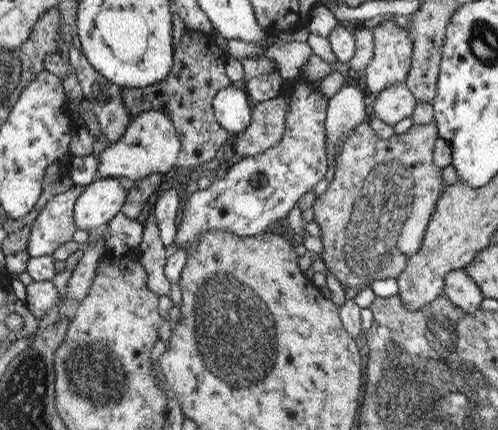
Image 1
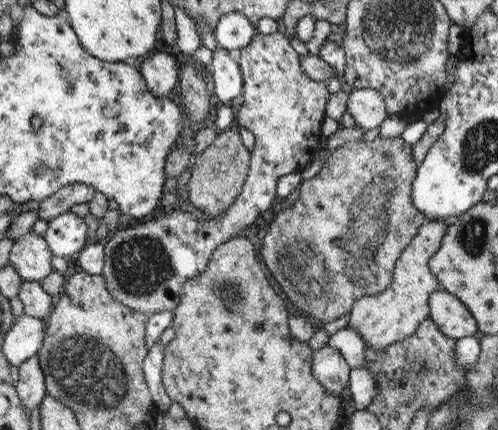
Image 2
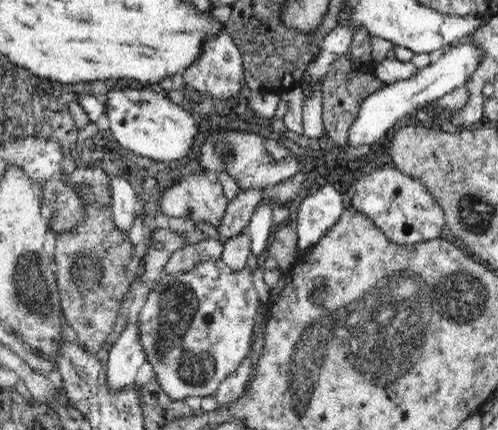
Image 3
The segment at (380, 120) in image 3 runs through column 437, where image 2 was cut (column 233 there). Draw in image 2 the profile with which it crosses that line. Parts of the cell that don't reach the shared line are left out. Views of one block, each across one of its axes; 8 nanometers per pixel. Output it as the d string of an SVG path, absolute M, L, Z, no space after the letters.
M213 50L213 62L209 64L211 70L211 82L213 82L213 94L219 100L219 104L227 104L237 98L243 92L243 78L241 68L229 58L227 50Z

